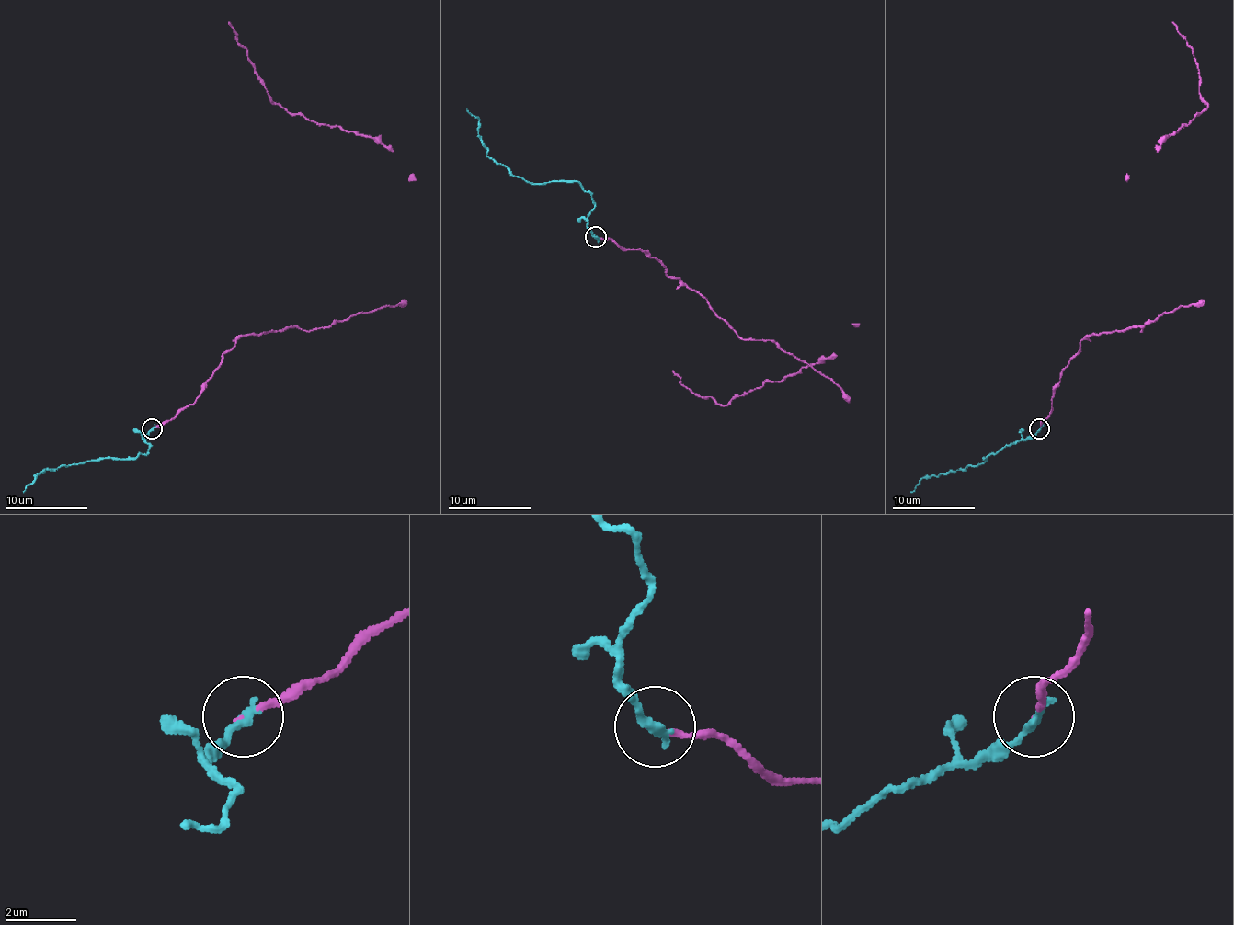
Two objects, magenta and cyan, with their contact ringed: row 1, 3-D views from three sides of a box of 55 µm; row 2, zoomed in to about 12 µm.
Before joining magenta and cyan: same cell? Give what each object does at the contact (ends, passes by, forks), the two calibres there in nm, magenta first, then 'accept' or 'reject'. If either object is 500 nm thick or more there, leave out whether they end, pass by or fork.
magenta ends; cyan ends; calibres 140 and 280 nm; reject

